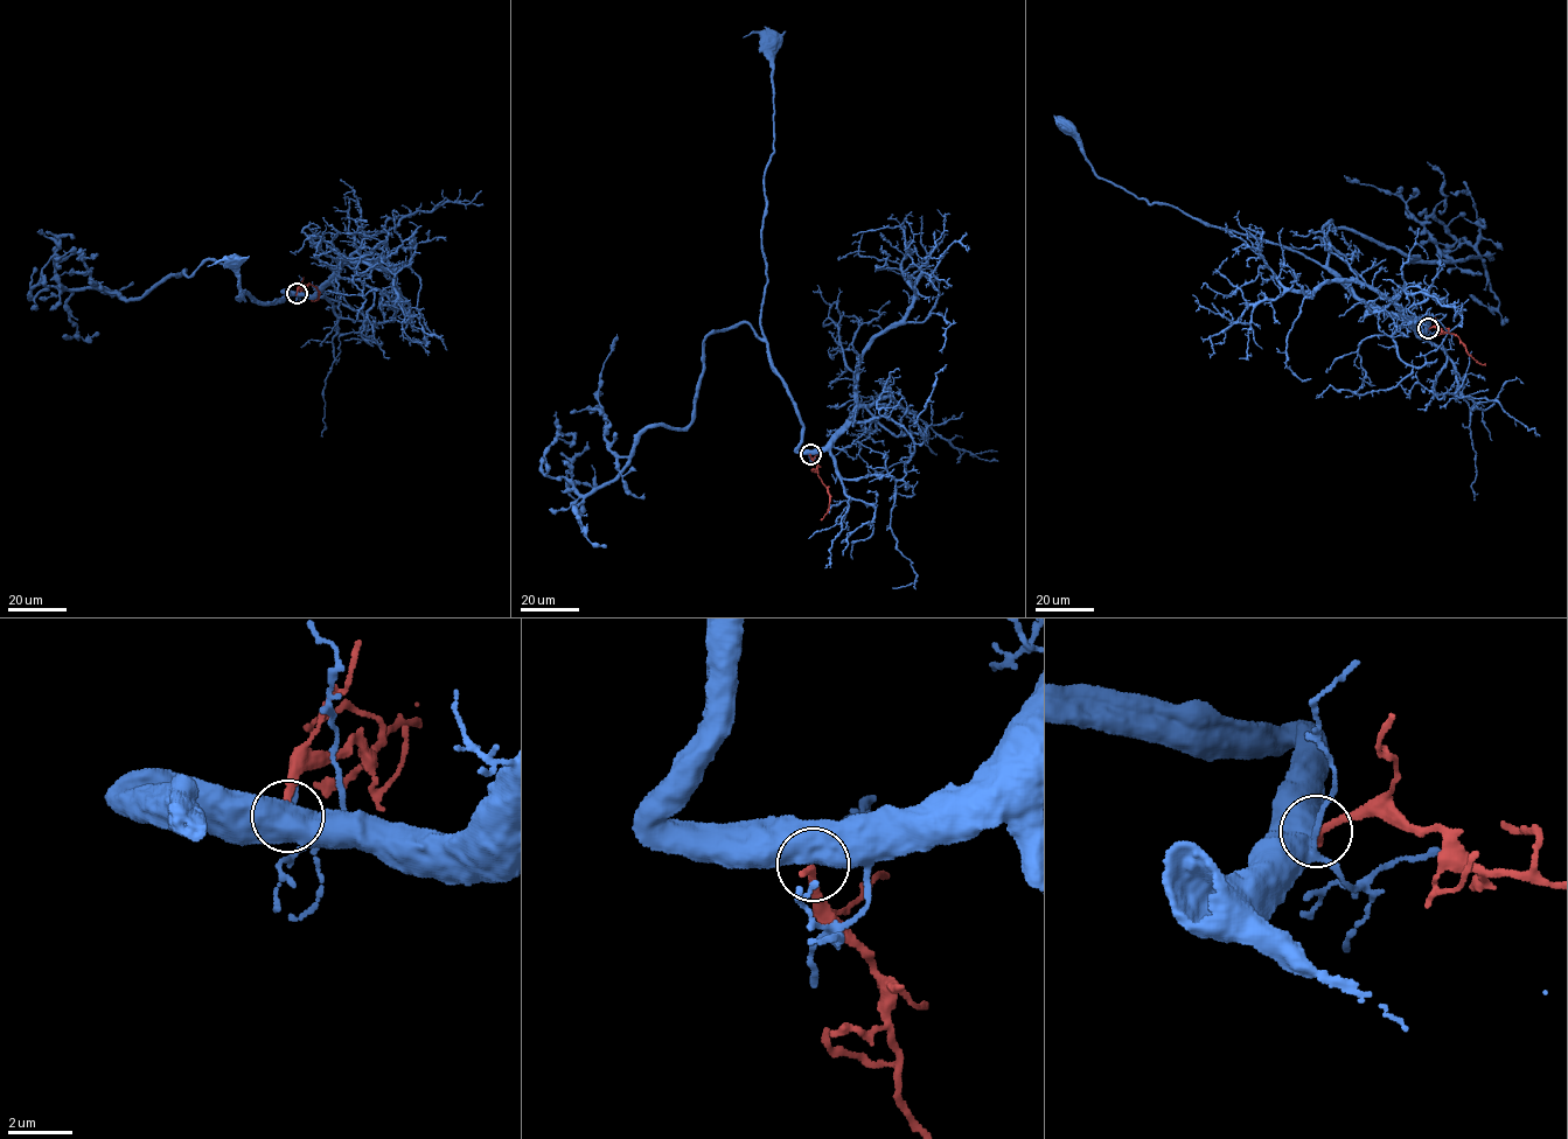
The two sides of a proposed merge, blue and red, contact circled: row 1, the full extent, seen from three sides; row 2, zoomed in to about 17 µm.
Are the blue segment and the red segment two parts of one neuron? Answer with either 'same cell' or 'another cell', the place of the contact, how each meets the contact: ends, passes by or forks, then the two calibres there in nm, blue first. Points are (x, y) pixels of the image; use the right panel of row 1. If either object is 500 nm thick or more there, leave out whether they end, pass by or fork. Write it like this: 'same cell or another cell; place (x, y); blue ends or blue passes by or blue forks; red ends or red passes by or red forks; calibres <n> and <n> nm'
another cell; place (1428, 328); calibres 850 and 240 nm

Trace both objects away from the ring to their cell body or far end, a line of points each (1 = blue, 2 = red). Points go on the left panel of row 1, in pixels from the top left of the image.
1: (297, 293), (283, 291), (280, 302), (267, 305), (245, 291), (237, 300), (244, 299), (232, 261)
2: (297, 293), (308, 284), (318, 290), (319, 298), (311, 300)

